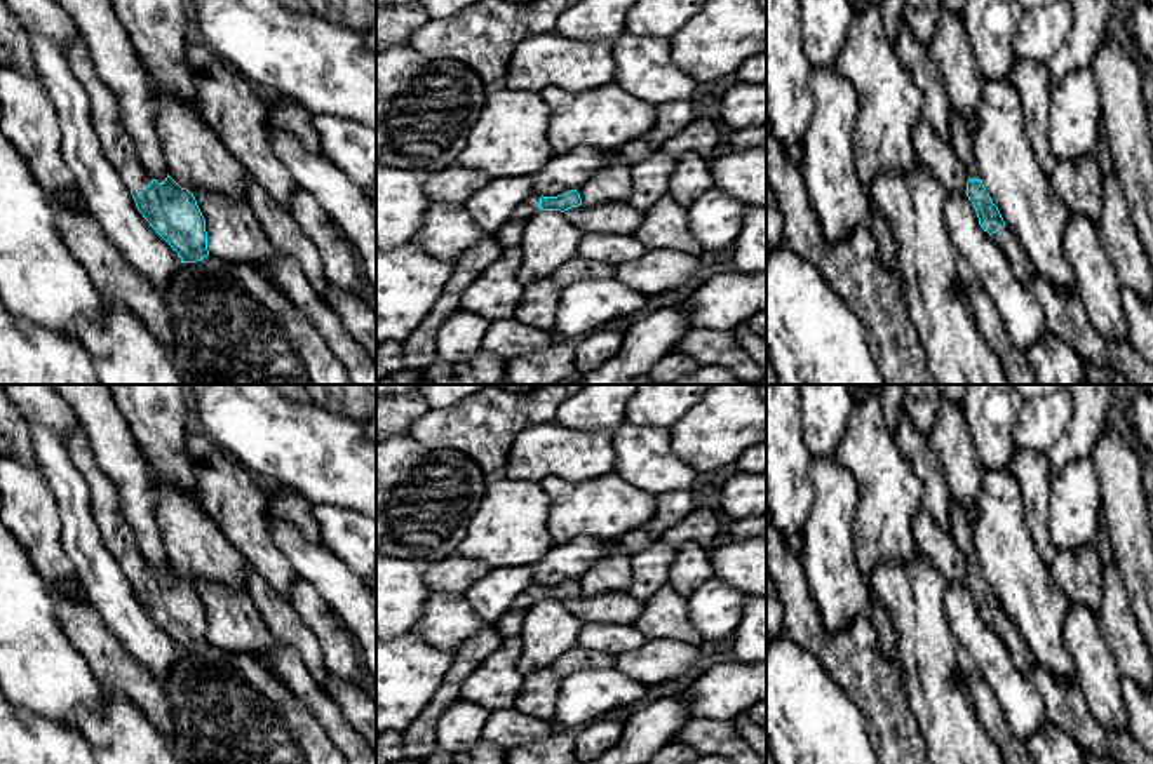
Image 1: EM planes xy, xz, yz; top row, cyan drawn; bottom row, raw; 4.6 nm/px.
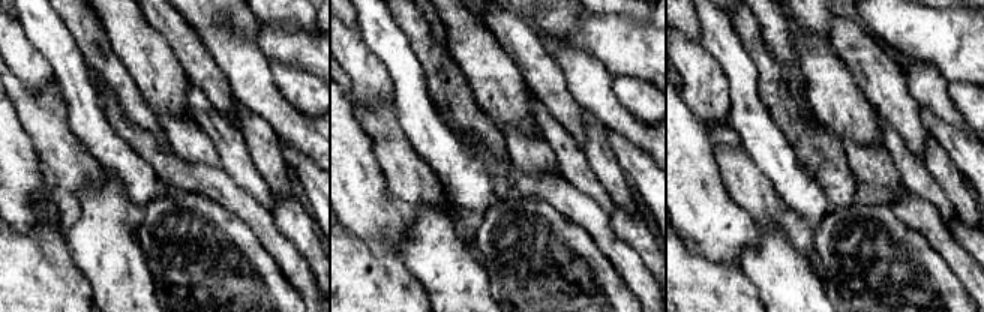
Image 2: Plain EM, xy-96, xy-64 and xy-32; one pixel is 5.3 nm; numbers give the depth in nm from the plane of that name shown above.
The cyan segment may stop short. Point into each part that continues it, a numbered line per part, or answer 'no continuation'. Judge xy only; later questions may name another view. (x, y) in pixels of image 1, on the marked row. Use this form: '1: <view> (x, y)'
1: xy (119, 147)

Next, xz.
1: xz (509, 235)

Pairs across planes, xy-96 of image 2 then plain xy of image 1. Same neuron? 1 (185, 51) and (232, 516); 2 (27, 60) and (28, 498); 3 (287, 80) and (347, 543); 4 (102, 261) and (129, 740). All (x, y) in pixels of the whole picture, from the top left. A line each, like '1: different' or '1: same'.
1: same
2: same
3: same
4: same

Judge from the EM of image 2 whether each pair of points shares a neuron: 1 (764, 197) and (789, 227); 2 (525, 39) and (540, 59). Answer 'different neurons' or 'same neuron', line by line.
1: same neuron
2: same neuron

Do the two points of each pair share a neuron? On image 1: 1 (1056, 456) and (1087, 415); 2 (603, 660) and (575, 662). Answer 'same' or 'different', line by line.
1: same
2: same

